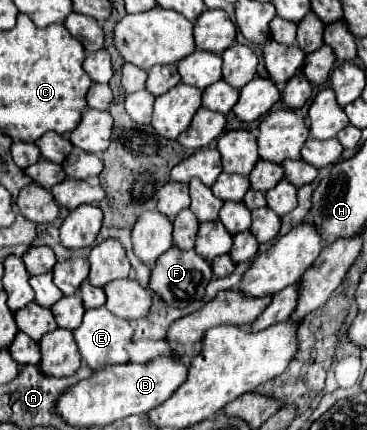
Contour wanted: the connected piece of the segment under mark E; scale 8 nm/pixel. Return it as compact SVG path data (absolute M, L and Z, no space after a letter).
M94 308L84 314L84 322L80 328L74 330L74 338L78 342L82 360L86 366L92 370L98 370L106 364L126 364L128 362L128 344L132 342L132 332L134 328L130 326L128 320L122 320L114 316L108 308Z

